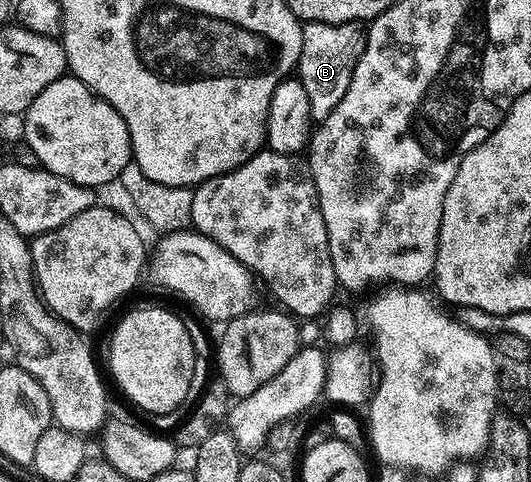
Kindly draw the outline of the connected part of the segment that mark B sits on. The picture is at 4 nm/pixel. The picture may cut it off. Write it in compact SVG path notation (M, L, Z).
M306 23L301 28L301 52L295 68L296 78L307 89L309 117L314 124L331 117L331 109L343 101L351 73L365 48L366 28L359 23Z

